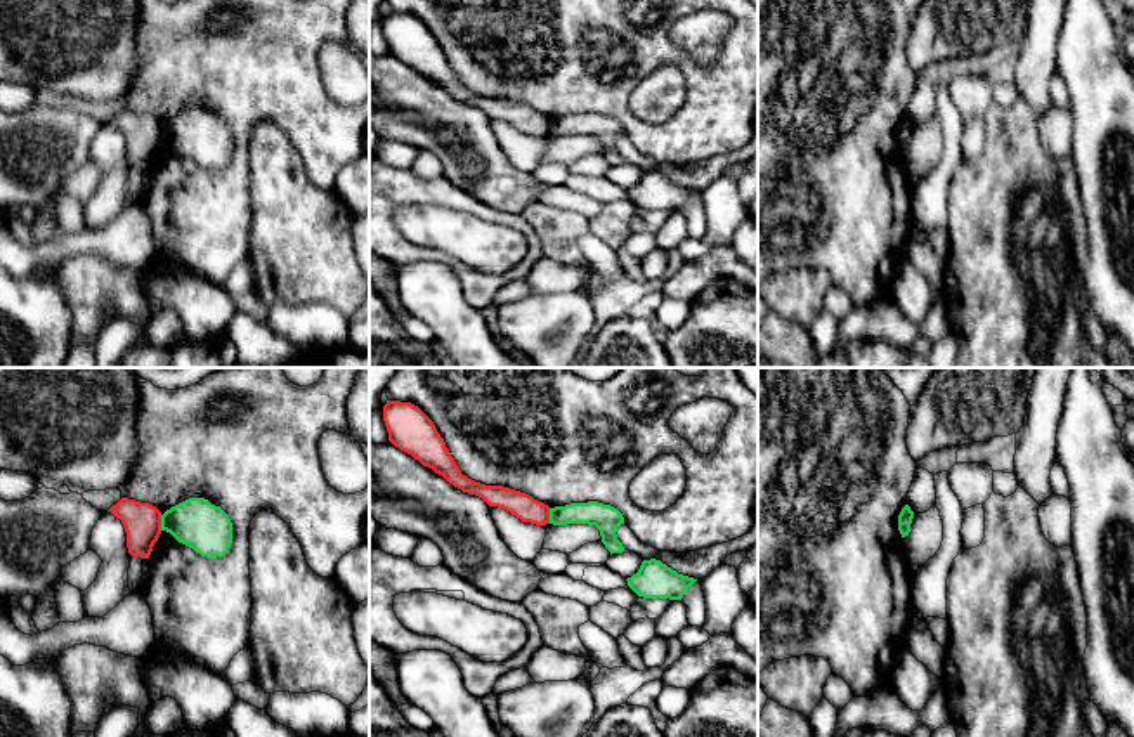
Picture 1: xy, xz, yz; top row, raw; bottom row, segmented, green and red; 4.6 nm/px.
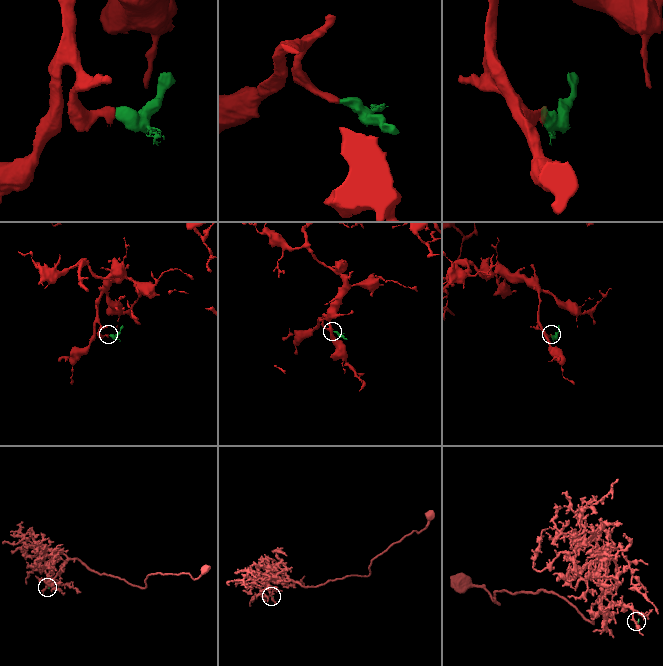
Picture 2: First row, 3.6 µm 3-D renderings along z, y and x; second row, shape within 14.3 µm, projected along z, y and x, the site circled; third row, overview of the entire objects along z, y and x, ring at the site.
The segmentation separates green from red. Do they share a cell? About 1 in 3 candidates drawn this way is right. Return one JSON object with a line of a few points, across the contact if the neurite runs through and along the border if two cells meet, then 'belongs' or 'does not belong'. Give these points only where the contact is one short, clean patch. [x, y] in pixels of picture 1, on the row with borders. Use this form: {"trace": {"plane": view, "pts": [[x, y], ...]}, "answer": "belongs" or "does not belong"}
{"trace": {"plane": "xy", "pts": [[160, 515], [162, 529]]}, "answer": "does not belong"}

